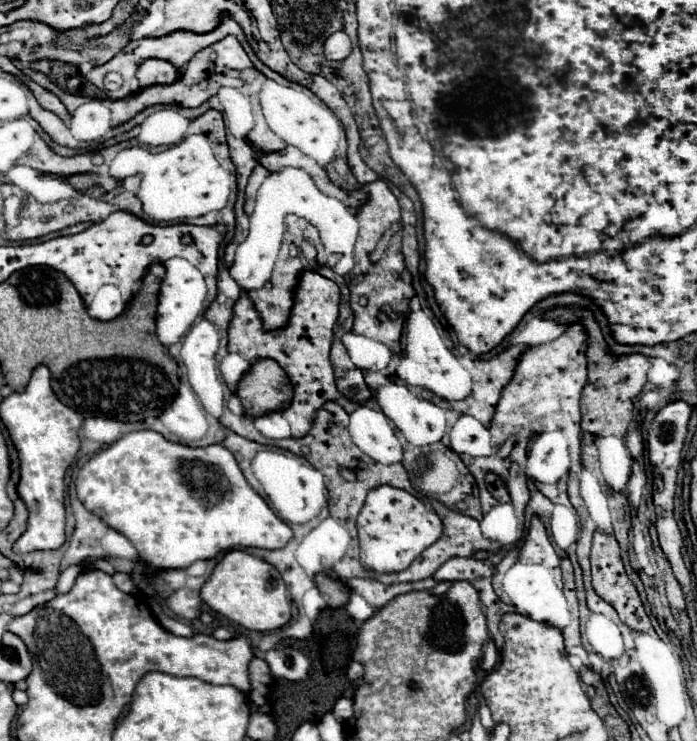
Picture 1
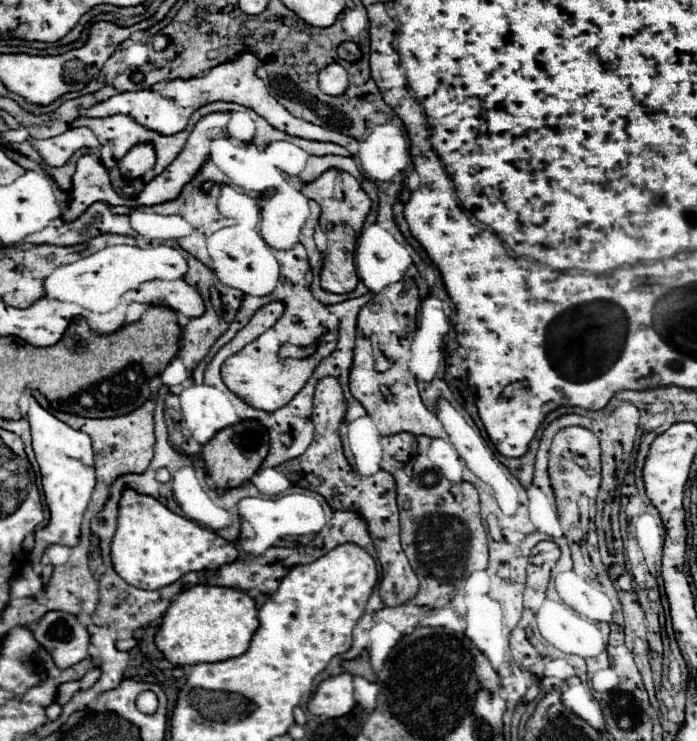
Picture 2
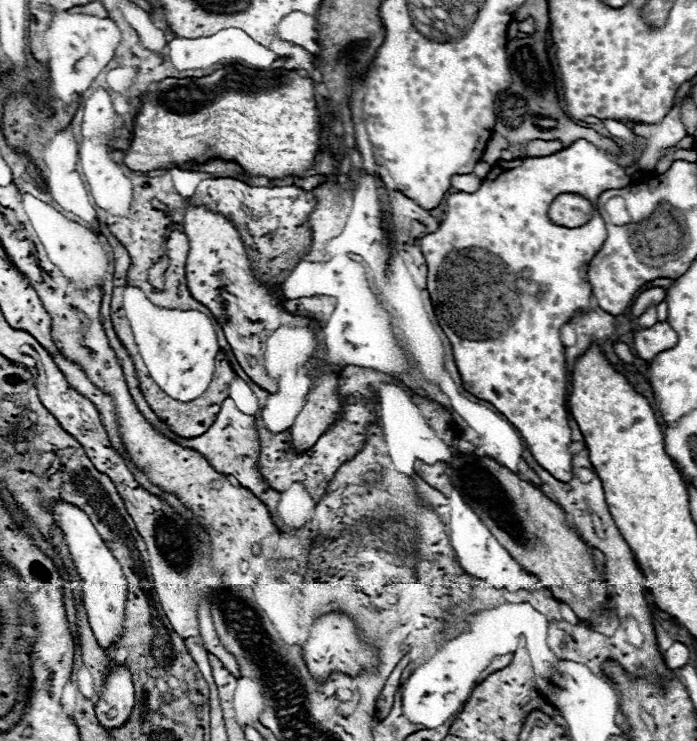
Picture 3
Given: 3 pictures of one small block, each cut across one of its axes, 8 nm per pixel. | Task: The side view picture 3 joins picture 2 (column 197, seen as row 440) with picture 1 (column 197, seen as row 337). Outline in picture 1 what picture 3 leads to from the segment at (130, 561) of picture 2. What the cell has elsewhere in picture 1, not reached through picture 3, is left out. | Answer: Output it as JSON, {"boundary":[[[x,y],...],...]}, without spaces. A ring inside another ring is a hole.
{"boundary":[[[154,430],[130,432],[90,458],[80,468],[80,502],[134,544],[140,560],[150,570],[148,576],[160,570],[188,568],[192,562],[210,560],[224,550],[282,548],[292,538],[292,528],[278,518],[264,498],[246,482],[230,450],[222,444],[190,448],[186,444],[166,440]]]}

